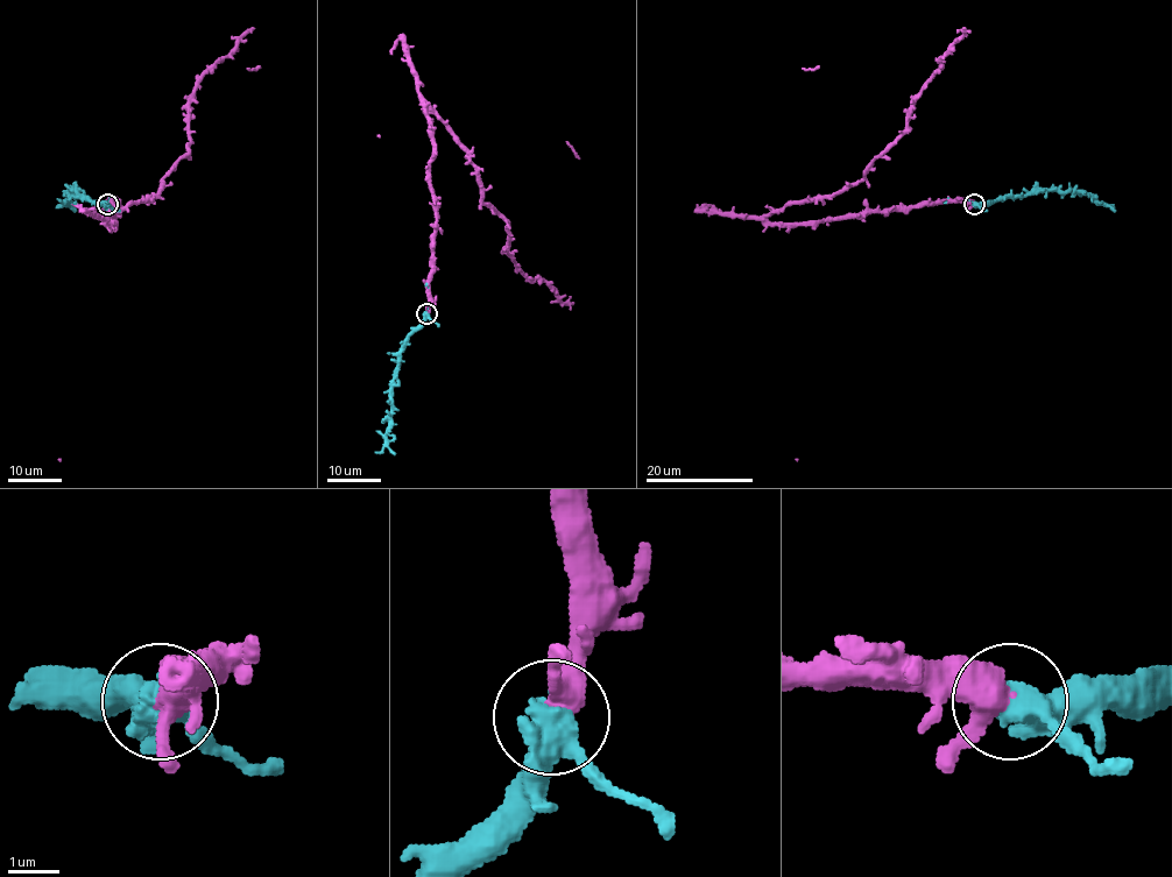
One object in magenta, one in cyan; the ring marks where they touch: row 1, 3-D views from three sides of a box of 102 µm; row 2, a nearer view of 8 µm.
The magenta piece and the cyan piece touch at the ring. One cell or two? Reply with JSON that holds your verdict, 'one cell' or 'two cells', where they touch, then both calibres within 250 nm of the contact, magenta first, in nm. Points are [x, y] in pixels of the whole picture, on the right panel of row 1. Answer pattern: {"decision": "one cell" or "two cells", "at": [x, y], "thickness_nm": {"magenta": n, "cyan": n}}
{"decision": "one cell", "at": [974, 204], "thickness_nm": {"magenta": 460, "cyan": 400}}

